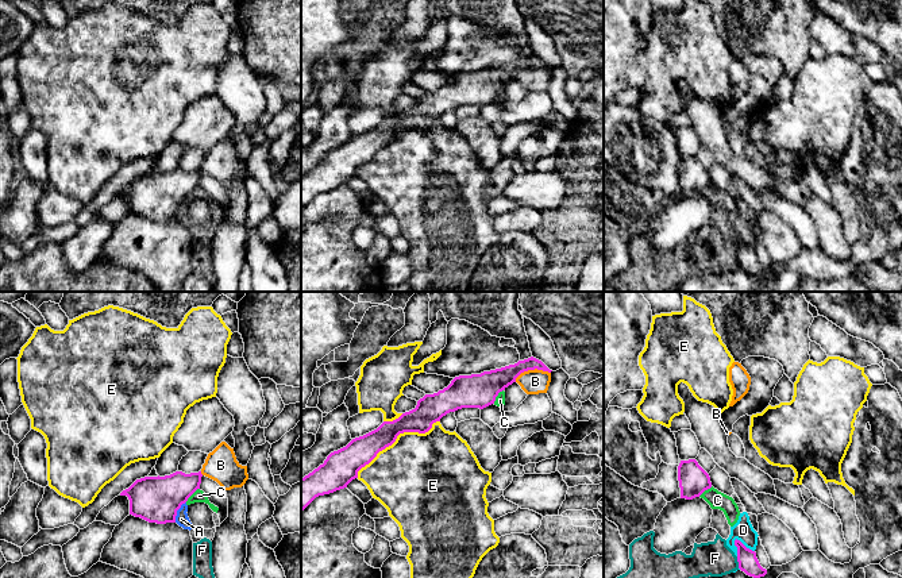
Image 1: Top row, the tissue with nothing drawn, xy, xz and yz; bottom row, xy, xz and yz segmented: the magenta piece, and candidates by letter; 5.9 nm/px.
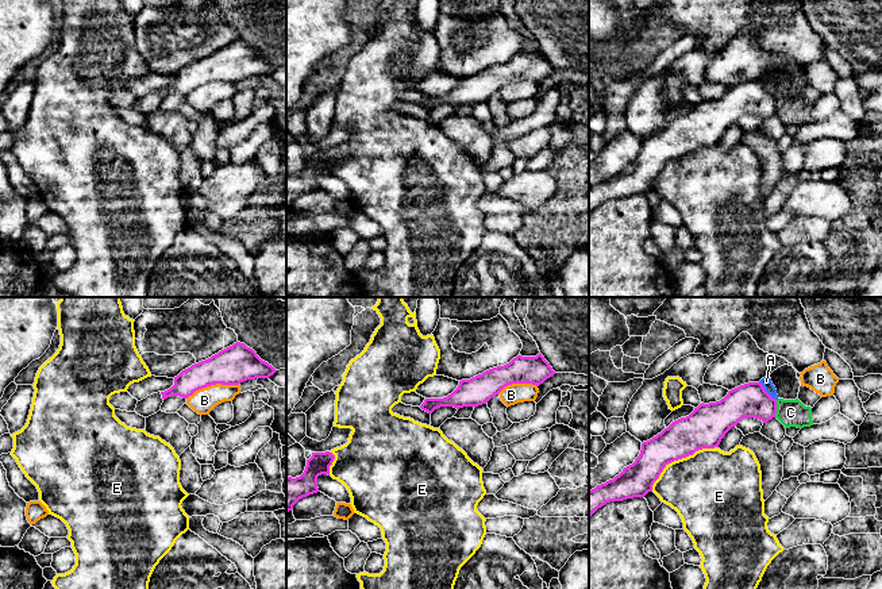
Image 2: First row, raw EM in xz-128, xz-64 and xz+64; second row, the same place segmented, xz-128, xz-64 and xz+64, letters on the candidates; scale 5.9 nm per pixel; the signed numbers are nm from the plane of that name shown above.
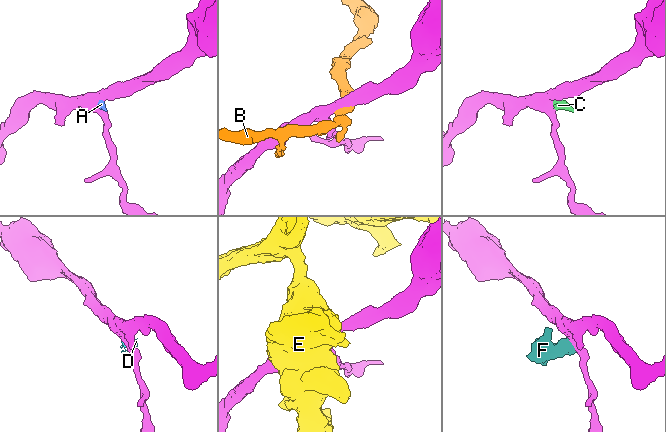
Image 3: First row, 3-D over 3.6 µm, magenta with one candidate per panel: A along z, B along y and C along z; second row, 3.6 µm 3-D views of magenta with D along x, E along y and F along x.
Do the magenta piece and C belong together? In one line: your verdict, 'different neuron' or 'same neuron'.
different neuron

